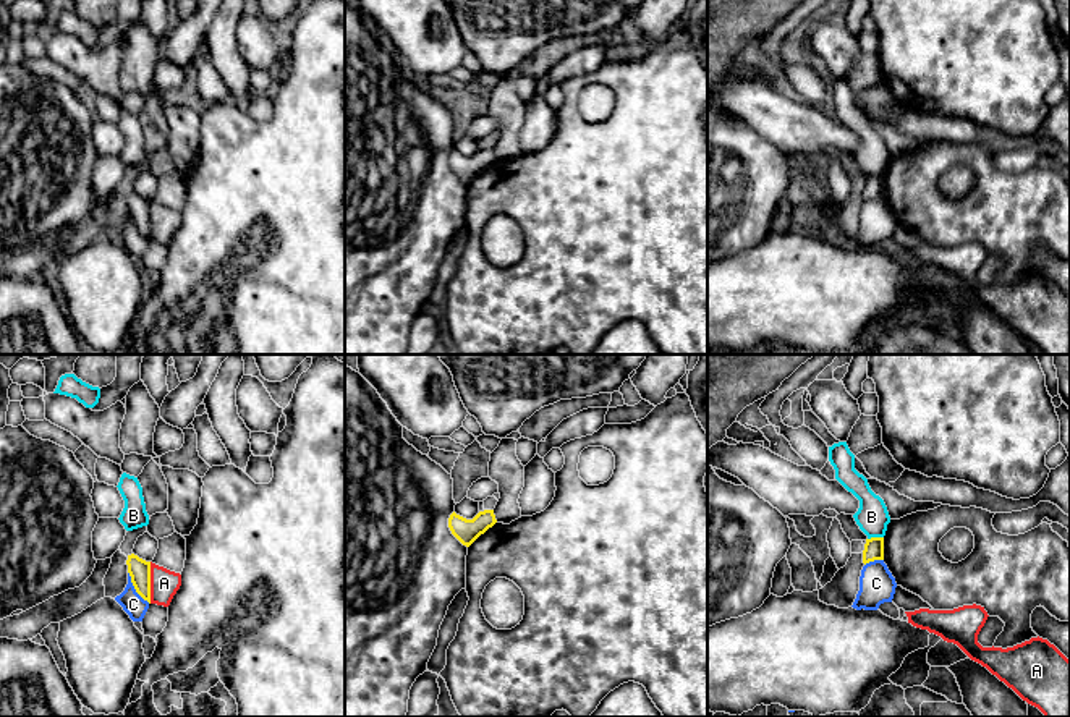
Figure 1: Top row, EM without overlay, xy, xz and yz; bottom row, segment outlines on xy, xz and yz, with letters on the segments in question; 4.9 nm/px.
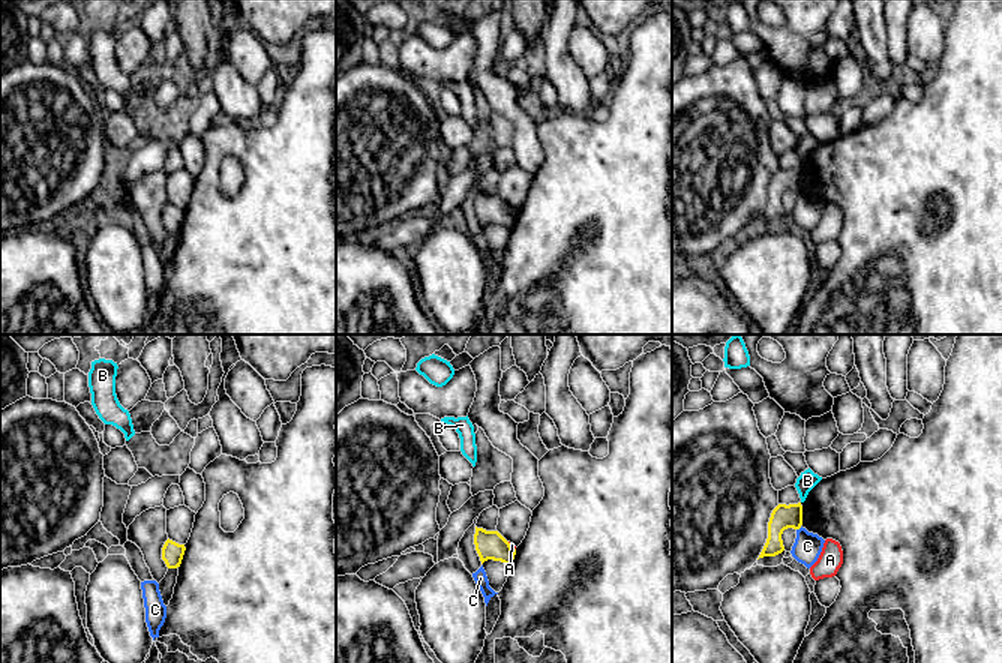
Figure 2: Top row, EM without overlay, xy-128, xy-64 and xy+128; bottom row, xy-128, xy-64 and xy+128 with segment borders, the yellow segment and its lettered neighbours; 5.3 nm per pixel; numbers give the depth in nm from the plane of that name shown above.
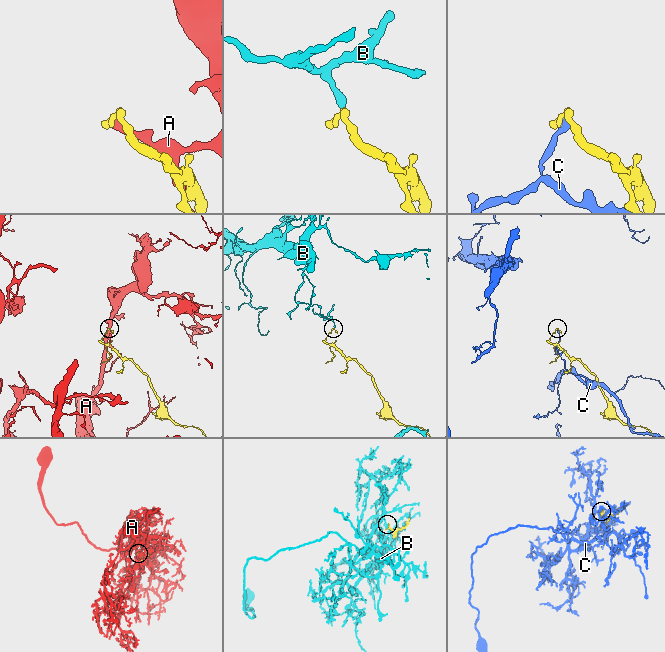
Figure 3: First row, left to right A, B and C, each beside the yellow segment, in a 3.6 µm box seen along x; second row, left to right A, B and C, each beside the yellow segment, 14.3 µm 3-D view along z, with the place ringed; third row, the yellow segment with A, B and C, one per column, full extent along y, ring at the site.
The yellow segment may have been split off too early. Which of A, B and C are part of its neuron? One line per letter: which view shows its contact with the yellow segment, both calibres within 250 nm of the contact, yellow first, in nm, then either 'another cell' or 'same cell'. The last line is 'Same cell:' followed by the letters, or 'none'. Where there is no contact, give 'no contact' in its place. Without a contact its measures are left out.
A: meets yellow in xy; 110 nm thick on the yellow side, 140 nm on the other; another cell
B: meets yellow in yz; 100 nm thick on the yellow side, 160 nm on the other; another cell
C: meets yellow in xy; 110 nm thick on the yellow side, 110 nm on the other; another cell
Same cell: none

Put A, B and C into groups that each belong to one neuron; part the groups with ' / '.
A / B / C

